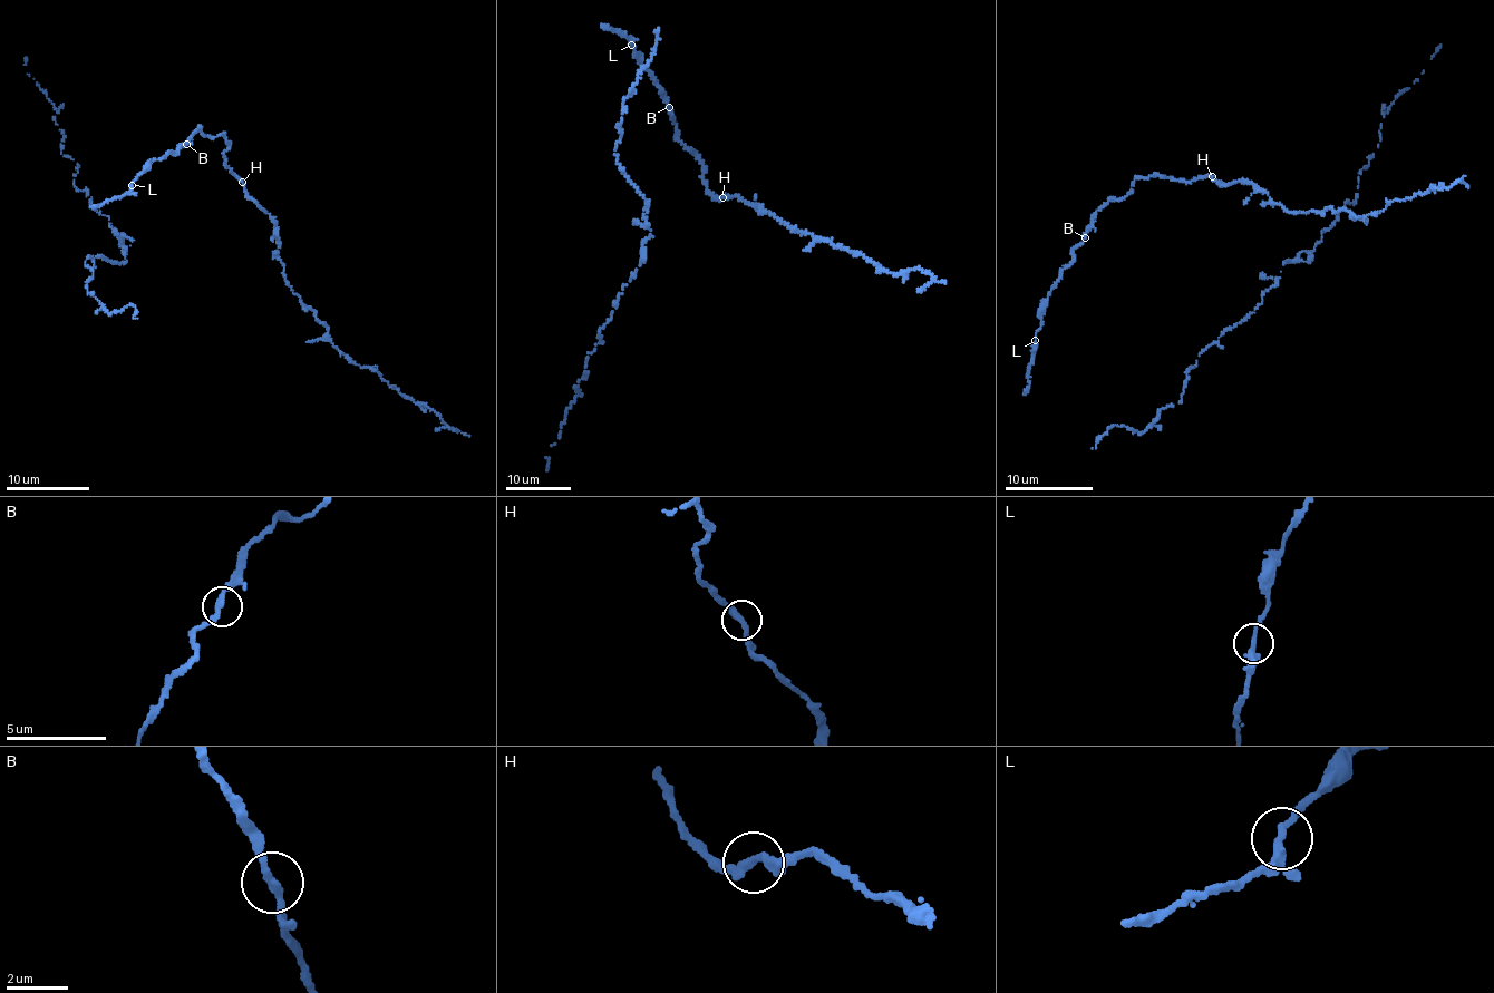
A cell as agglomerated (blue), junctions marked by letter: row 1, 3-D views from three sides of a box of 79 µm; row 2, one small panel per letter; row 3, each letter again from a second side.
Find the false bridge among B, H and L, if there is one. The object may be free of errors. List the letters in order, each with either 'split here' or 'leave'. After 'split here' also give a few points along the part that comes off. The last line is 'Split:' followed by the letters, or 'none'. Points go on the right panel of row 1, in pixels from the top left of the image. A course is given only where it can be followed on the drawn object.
B: leave
H: leave
L: leave
Split: none

